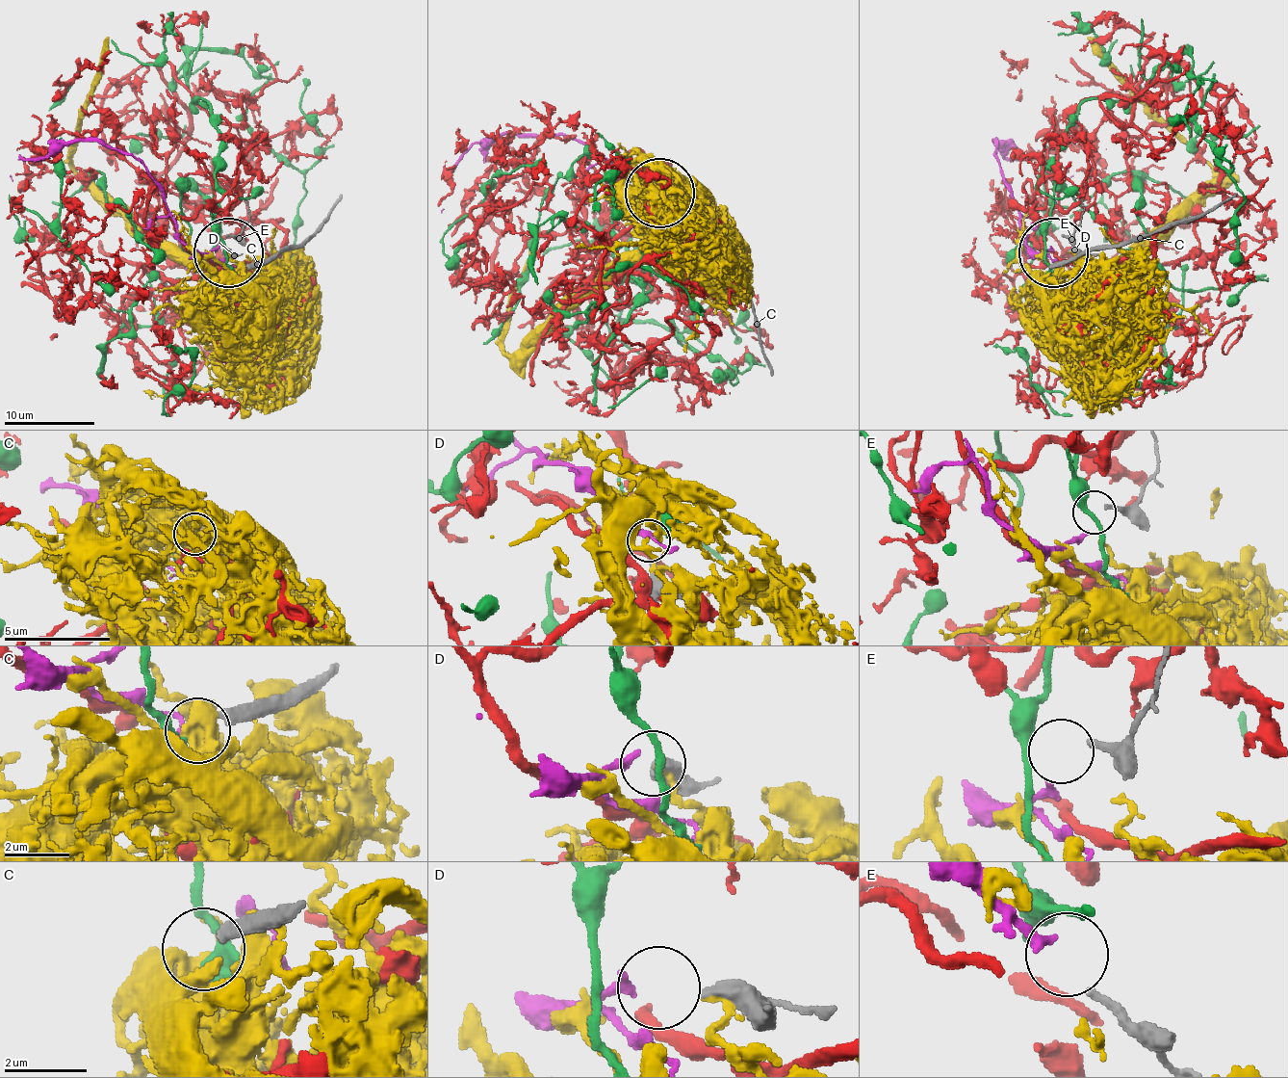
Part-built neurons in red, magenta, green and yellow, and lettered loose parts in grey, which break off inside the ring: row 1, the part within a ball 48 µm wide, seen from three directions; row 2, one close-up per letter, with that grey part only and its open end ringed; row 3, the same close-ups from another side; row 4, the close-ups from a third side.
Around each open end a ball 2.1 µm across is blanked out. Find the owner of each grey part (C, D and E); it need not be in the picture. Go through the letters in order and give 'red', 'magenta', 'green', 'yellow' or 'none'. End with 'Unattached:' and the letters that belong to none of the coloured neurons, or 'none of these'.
C: none
D: magenta
E: none
Unattached: C, E

